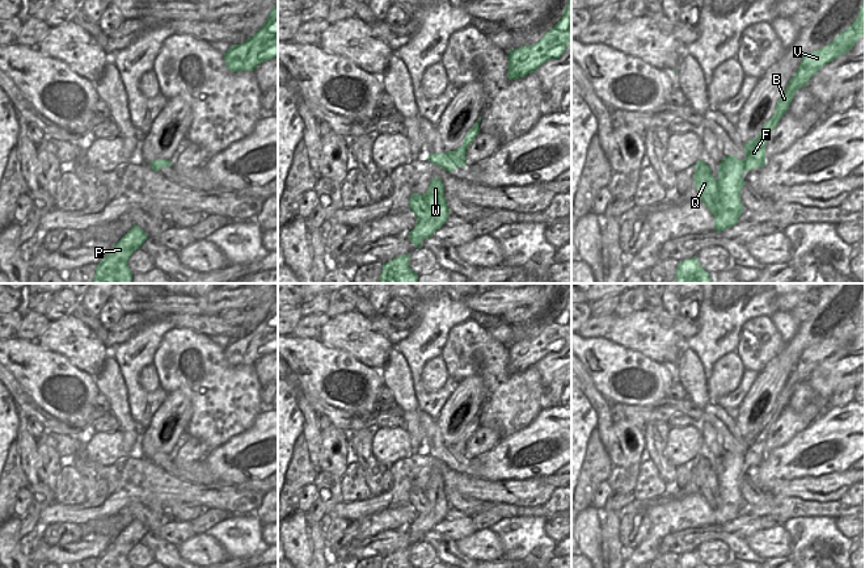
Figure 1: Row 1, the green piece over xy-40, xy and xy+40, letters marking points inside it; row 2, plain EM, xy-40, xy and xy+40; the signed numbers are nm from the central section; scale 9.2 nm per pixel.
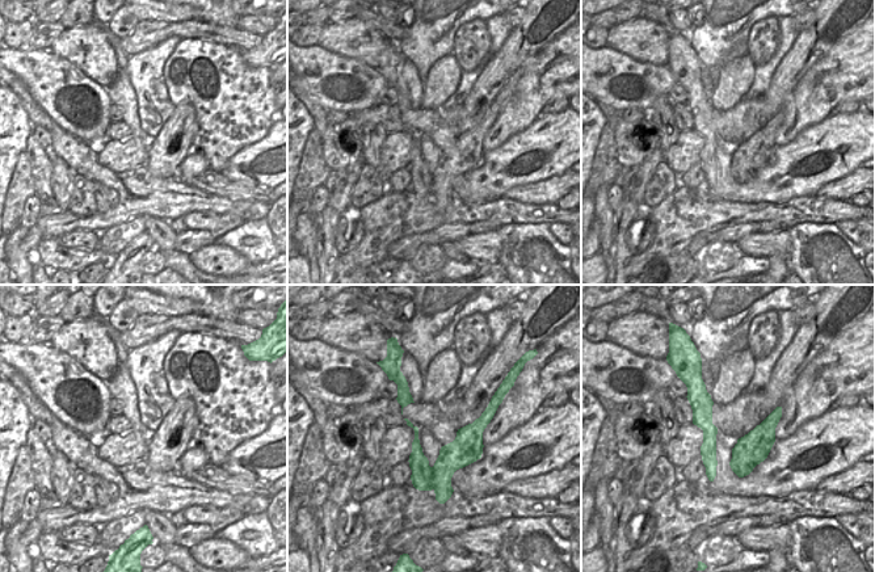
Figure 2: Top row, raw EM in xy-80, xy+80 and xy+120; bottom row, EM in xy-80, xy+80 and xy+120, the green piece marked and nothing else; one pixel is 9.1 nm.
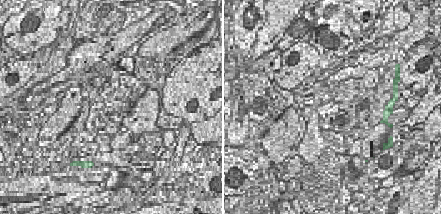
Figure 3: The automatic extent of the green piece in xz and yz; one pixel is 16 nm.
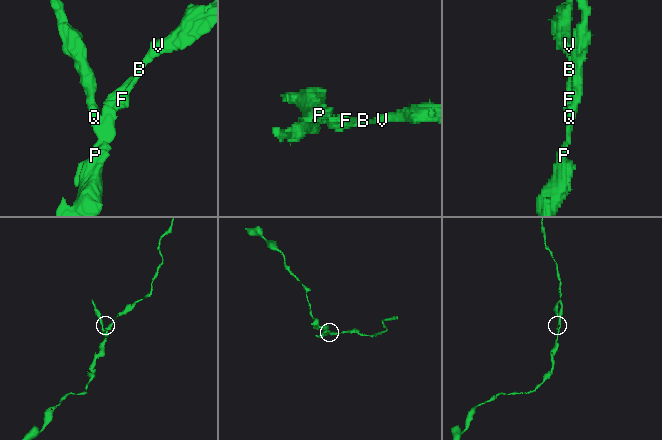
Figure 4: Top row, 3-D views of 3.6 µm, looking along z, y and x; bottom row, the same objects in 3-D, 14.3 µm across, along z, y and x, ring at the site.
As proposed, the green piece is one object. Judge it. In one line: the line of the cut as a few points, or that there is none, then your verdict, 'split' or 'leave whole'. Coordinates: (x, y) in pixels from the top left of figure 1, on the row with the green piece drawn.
xy+40 (717, 181), (721, 214), (716, 218) | split

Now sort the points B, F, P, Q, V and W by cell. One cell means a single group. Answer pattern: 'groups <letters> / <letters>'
groups B F P V W / Q

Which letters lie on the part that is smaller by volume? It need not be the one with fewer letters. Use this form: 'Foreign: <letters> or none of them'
Foreign: Q

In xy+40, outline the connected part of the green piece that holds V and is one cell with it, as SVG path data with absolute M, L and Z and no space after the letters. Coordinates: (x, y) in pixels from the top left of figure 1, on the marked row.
M865 0L853 24L840 33L830 45L813 51L802 58L802 62L780 97L773 115L761 129L759 136L744 143L746 159L725 156L718 168L720 201L722 215L714 219L714 230L721 232L738 223L743 211L740 189L746 185L743 174L746 171L765 165L765 143L771 132L776 129L781 117L799 88L805 88L807 81L826 64L839 55L847 54L855 43L865 34Z

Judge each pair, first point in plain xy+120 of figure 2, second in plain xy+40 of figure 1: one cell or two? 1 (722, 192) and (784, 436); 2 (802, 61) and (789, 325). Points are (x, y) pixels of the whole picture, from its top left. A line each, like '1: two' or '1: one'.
1: two
2: two

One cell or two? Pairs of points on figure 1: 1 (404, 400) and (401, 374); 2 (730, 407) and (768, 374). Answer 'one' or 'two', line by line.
1: one
2: two

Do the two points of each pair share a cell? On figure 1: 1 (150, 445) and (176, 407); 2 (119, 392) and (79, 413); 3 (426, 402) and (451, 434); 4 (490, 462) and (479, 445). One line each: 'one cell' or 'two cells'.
1: one cell
2: two cells
3: two cells
4: two cells

